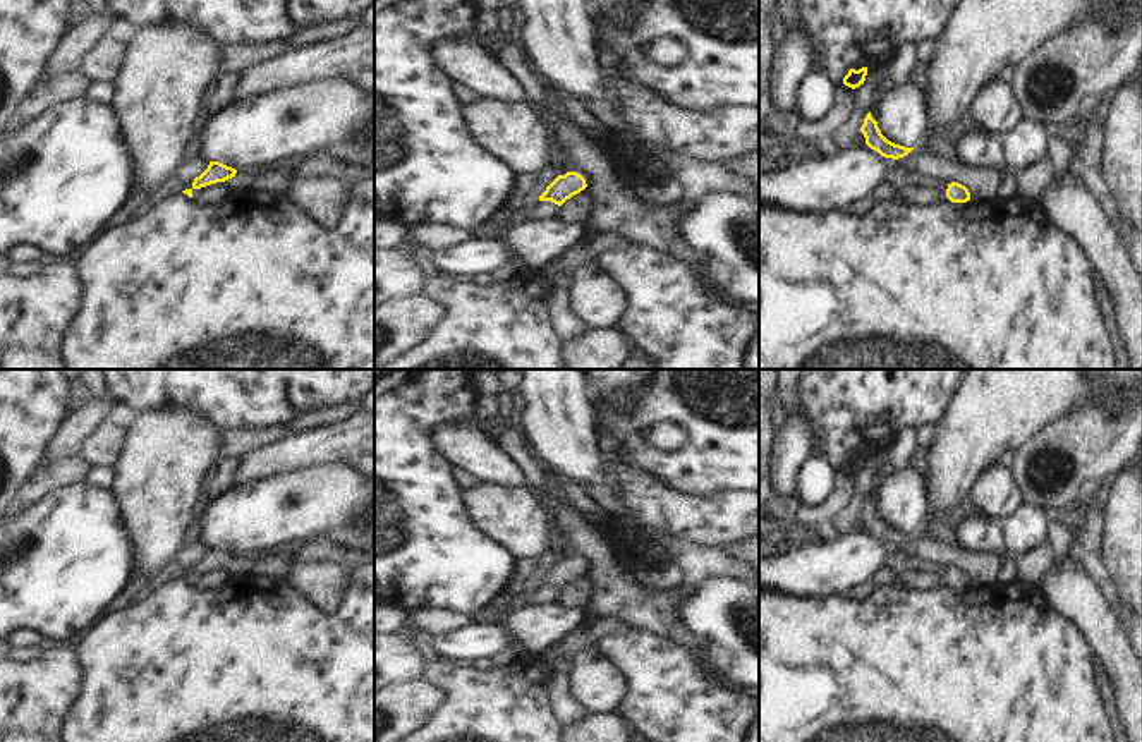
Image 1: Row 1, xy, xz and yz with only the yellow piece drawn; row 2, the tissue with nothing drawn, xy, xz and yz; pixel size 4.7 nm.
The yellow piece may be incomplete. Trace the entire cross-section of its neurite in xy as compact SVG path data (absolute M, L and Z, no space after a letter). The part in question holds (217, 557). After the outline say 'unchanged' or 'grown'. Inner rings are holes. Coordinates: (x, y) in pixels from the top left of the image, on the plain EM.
M210 546L208 553L194 563L192 574L201 574L216 567L223 567L230 575L259 574L283 577L294 563L294 548L283 548L271 553L252 556L237 556L220 546Z; grown

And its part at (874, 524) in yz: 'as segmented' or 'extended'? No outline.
as segmented

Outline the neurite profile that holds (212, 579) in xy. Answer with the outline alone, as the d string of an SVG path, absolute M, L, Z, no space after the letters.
M216 567L201 574L192 574L192 586L201 589L220 589L230 579L230 572Z

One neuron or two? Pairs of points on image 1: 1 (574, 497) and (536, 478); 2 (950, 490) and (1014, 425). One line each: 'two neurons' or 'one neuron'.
1: two neurons
2: one neuron

